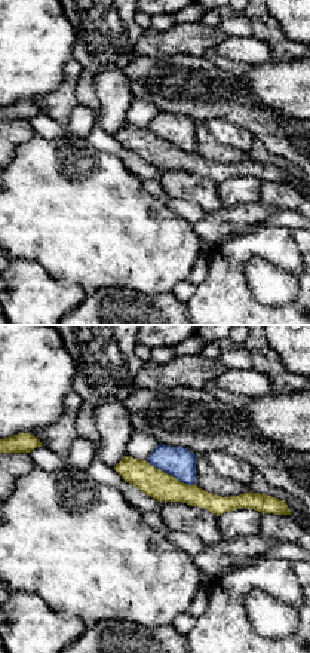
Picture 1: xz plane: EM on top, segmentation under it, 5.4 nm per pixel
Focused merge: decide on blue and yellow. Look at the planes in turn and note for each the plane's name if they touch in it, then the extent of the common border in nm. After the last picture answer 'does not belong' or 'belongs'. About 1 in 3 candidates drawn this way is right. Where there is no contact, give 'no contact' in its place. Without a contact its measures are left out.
meets blue in xz; contact 300 nm long

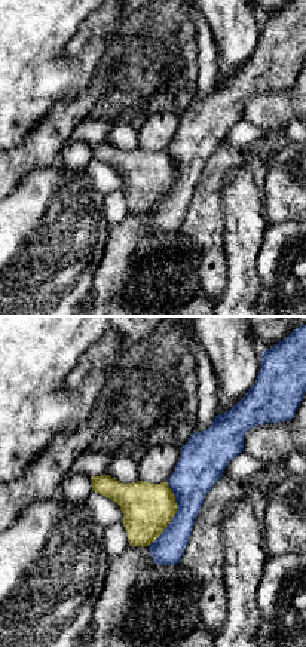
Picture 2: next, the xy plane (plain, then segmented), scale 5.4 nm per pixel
meets blue in xy; contact 360 nm long

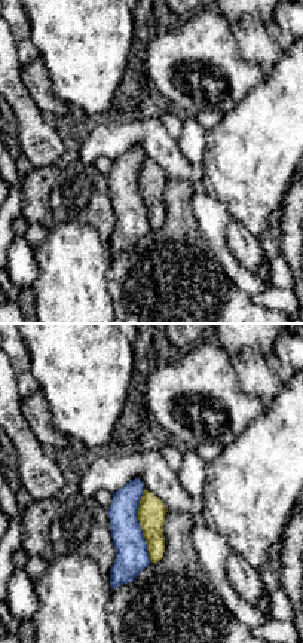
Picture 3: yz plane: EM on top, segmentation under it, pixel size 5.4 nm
meets blue in yz; contact 400 nm long

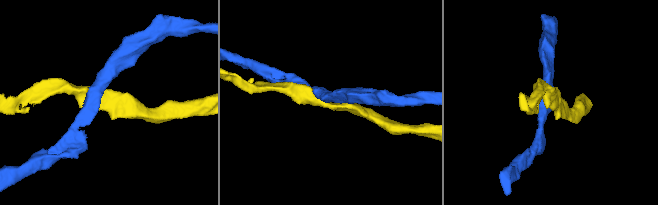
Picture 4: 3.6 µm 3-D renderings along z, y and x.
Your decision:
does not belong

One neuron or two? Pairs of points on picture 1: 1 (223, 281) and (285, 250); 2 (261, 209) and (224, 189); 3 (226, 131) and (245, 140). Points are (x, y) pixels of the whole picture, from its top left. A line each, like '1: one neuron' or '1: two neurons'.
1: one neuron
2: two neurons
3: one neuron

